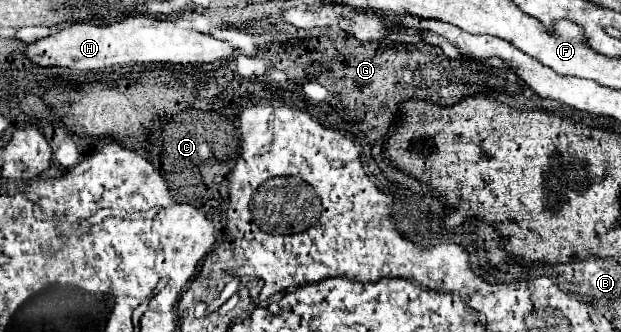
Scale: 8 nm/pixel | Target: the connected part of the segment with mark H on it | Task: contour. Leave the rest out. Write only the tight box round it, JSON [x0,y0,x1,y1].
[26,16,234,70]

